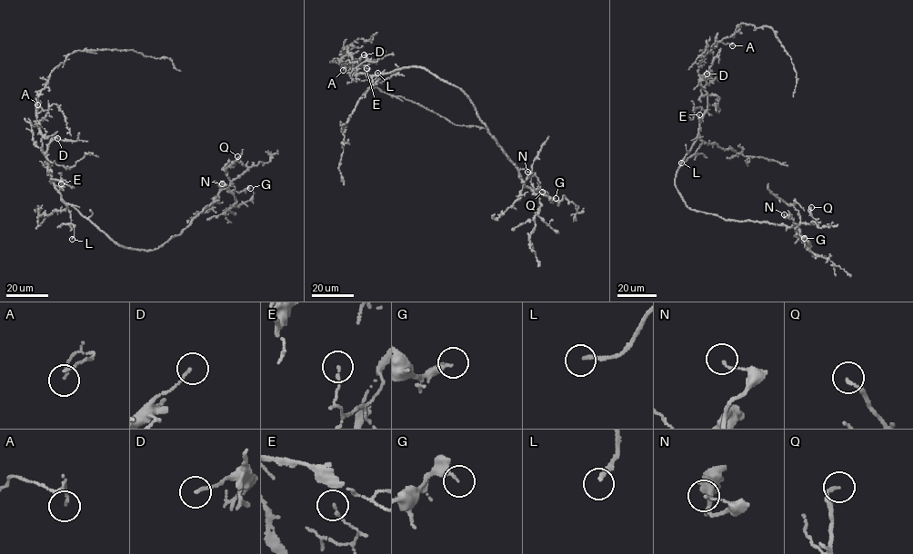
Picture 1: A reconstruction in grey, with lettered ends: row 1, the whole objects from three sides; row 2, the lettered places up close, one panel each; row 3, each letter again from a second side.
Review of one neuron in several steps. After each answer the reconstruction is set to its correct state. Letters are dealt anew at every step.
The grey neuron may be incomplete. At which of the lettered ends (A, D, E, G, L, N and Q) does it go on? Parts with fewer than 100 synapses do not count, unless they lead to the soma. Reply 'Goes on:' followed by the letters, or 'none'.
Goes on: L

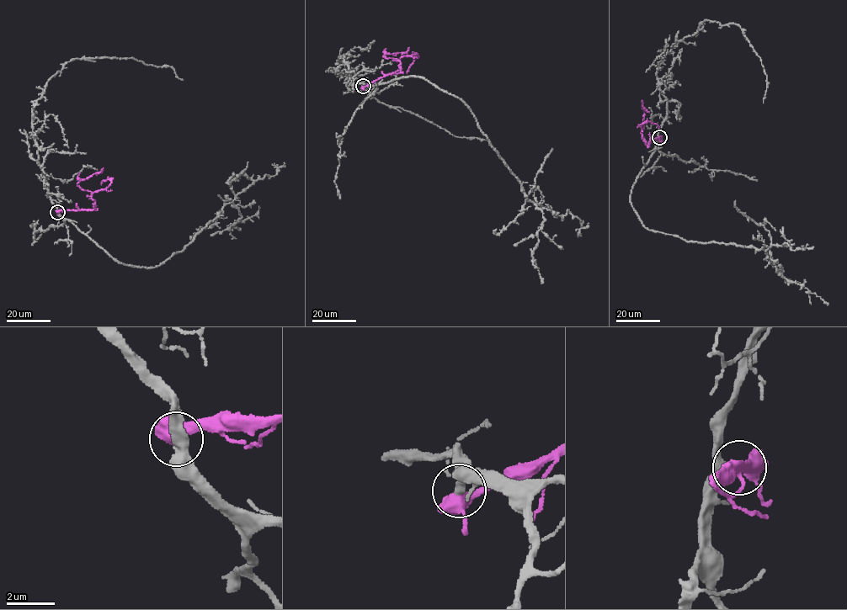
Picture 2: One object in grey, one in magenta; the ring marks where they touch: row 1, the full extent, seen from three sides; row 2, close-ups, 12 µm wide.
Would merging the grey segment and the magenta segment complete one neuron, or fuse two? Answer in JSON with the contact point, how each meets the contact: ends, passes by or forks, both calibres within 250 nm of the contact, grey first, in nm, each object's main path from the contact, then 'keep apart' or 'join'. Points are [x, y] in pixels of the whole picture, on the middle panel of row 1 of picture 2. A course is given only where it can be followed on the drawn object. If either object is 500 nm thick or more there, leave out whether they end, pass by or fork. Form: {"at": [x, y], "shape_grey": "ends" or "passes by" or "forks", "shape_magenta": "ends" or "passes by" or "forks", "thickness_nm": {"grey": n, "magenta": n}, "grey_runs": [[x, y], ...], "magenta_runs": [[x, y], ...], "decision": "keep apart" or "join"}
{"at": [363, 86], "shape_grey": "passes by", "shape_magenta": "forks", "thickness_nm": {"grey": 280, "magenta": 400}, "grey_runs": [[363, 87], [417, 76], [468, 107], [526, 199], [541, 210], [545, 220], [532, 255], [541, 283]], "magenta_runs": [[363, 87], [401, 69], [397, 60], [383, 56], [405, 53], [409, 47]], "decision": "join"}

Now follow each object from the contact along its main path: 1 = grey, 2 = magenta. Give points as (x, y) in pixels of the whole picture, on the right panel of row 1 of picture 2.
1: (660, 138), (631, 193), (631, 204), (644, 227), (687, 241), (758, 249), (764, 246), (776, 272), (828, 304)
2: (660, 138), (647, 145), (643, 139), (641, 132), (643, 108), (646, 110), (642, 105)

